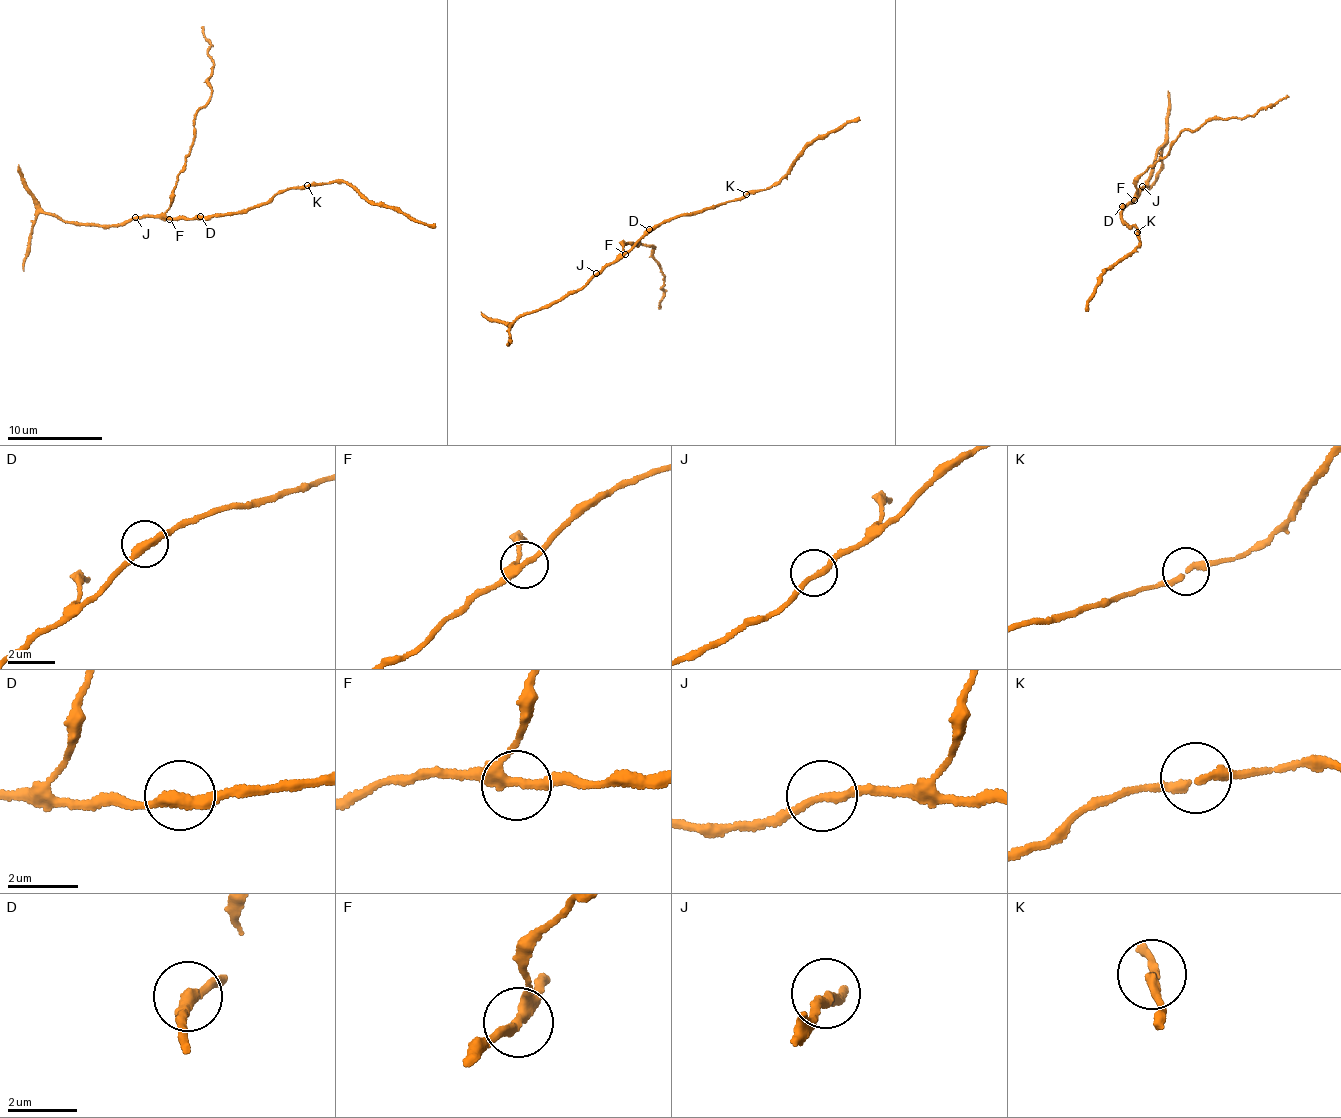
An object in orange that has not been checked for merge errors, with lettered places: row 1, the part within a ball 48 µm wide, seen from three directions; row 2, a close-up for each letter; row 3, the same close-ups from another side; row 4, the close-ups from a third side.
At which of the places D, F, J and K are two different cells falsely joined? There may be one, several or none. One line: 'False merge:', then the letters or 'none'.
False merge: none

